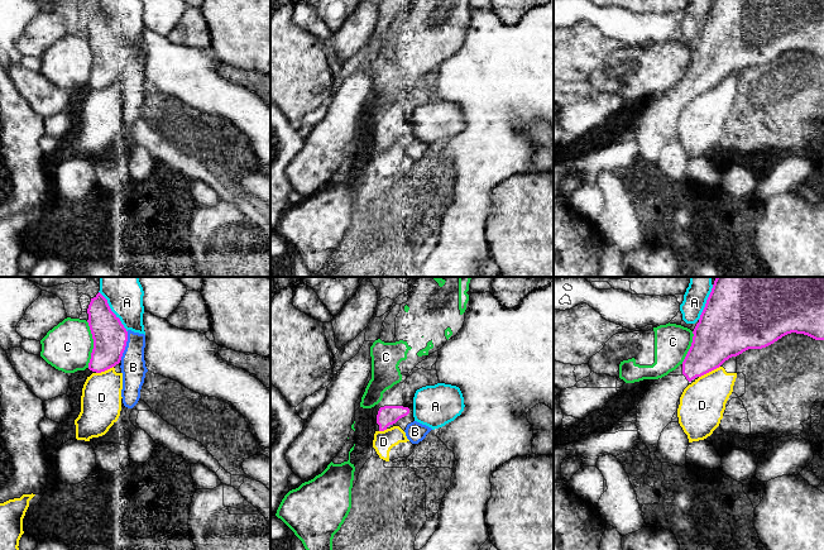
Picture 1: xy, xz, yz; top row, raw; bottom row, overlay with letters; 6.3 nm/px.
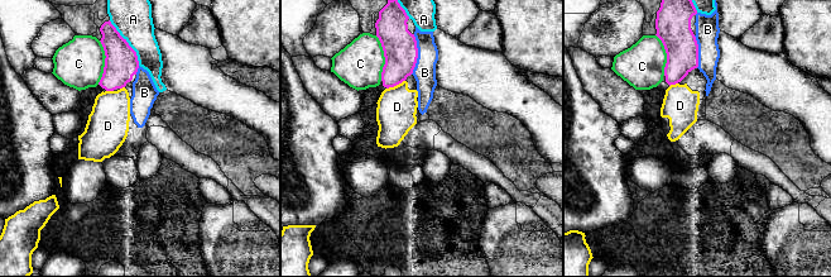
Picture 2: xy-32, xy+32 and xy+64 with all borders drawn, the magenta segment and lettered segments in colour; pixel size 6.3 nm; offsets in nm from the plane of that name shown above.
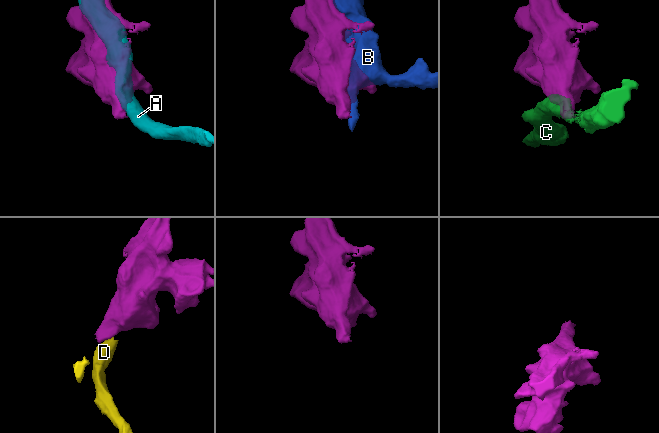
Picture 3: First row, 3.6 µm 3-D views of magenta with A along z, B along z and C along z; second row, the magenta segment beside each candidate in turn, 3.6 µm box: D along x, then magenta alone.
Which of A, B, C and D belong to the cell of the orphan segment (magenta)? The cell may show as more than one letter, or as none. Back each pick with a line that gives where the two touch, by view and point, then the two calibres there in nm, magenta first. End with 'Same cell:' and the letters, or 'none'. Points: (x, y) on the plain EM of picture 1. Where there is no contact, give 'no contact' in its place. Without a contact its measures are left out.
Same cell: none

